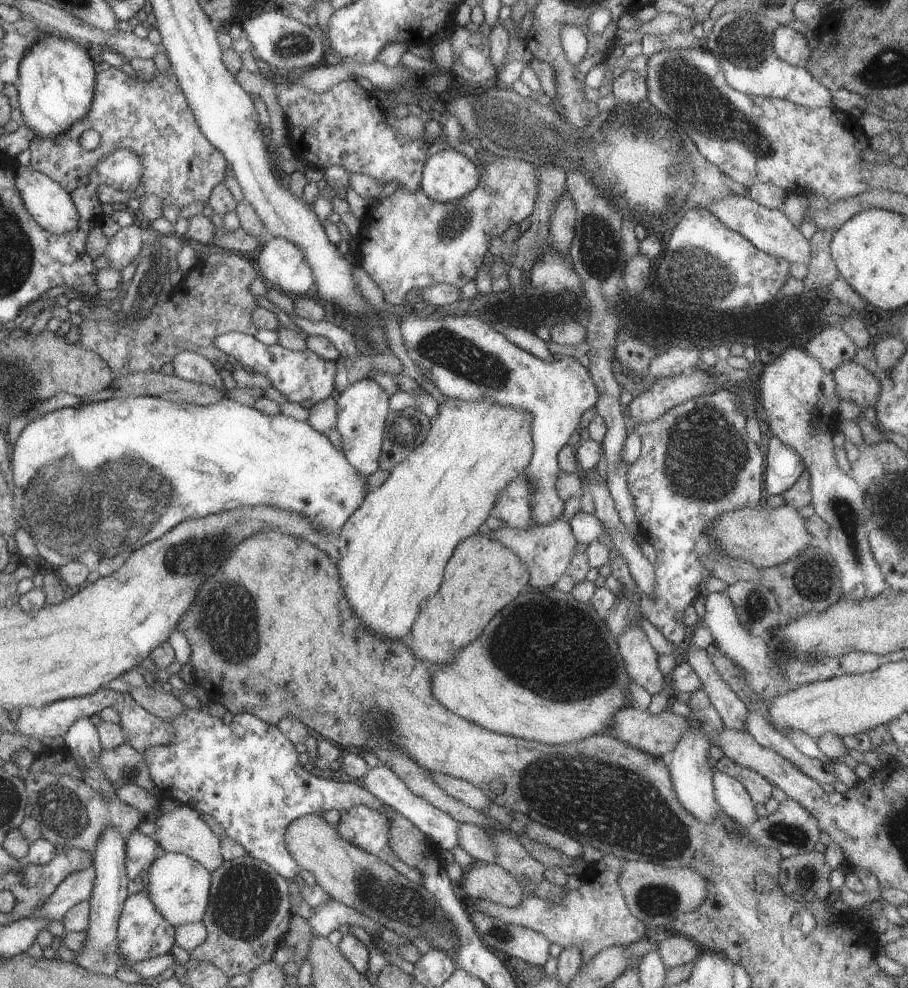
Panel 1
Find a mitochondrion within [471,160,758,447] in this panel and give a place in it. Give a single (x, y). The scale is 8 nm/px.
(703, 273)

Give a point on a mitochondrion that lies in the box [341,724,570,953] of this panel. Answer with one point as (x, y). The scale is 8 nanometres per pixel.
(403, 903)

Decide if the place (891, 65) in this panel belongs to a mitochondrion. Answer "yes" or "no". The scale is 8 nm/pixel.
yes

